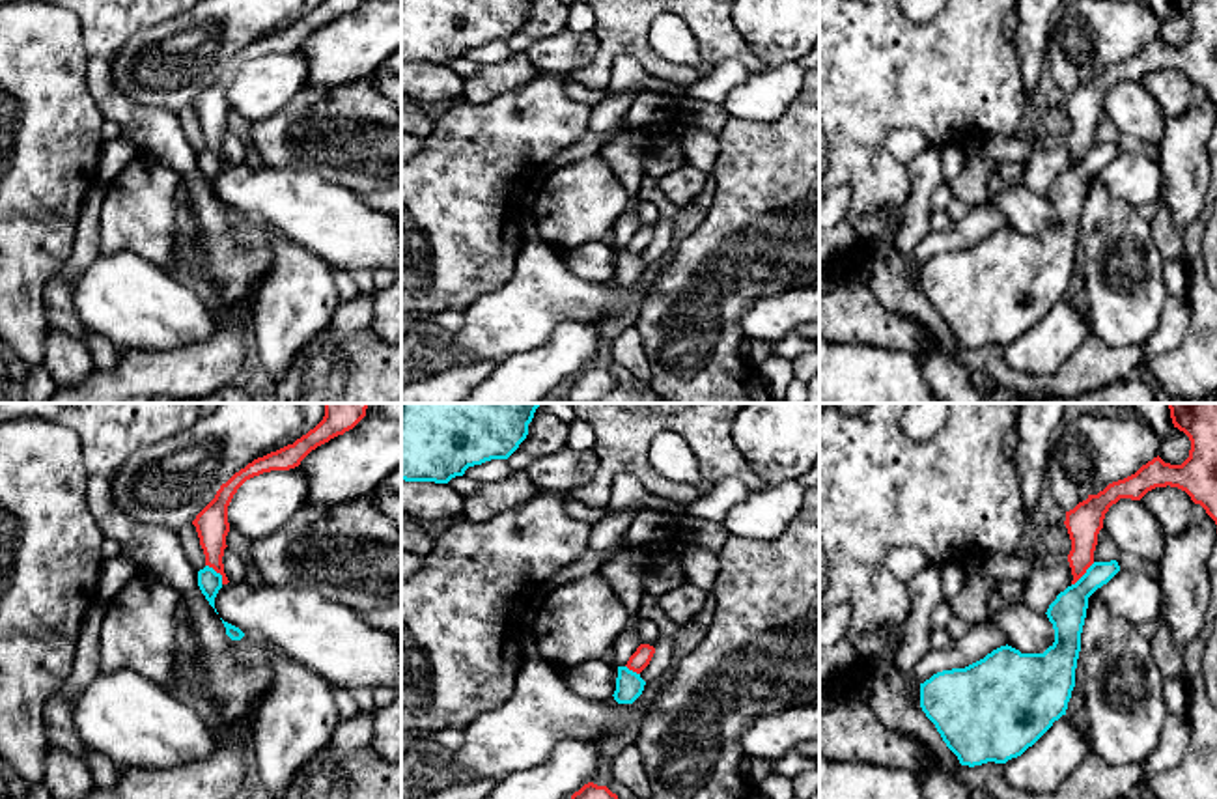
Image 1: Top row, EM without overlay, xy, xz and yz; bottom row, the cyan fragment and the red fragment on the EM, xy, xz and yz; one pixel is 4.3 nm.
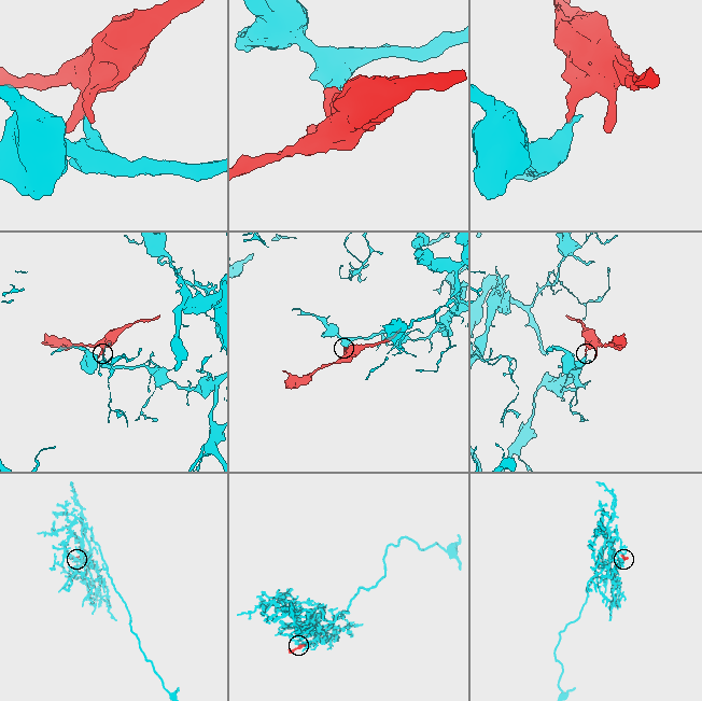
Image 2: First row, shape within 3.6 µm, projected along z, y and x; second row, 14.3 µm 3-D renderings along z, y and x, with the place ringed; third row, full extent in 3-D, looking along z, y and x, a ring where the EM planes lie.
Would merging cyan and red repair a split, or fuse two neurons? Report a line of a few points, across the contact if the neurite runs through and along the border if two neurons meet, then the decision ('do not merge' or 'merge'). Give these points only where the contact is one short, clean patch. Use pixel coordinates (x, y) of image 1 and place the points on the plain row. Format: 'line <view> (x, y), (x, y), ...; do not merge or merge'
line xy (206, 146), (221, 157), (223, 165); do not merge

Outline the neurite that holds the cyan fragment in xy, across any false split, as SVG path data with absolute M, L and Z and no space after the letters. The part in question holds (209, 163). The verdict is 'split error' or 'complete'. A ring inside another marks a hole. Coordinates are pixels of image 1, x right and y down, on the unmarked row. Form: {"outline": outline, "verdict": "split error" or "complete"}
{"outline": "M205 147L203 151L198 153L198 168L209 187L215 190L215 179L218 172L222 170L222 157L217 155L213 149Z", "verdict": "complete"}

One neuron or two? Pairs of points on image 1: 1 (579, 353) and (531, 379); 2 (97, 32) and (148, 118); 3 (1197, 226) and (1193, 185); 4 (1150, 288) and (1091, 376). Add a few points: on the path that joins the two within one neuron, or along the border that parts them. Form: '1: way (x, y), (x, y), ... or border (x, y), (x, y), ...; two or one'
1: way (568, 353), (542, 368); one
2: way (99, 56), (101, 86), (124, 109); one
3: border (1197, 215), (1182, 234); two
4: border (1092, 331), (1111, 346), (1141, 346); two

